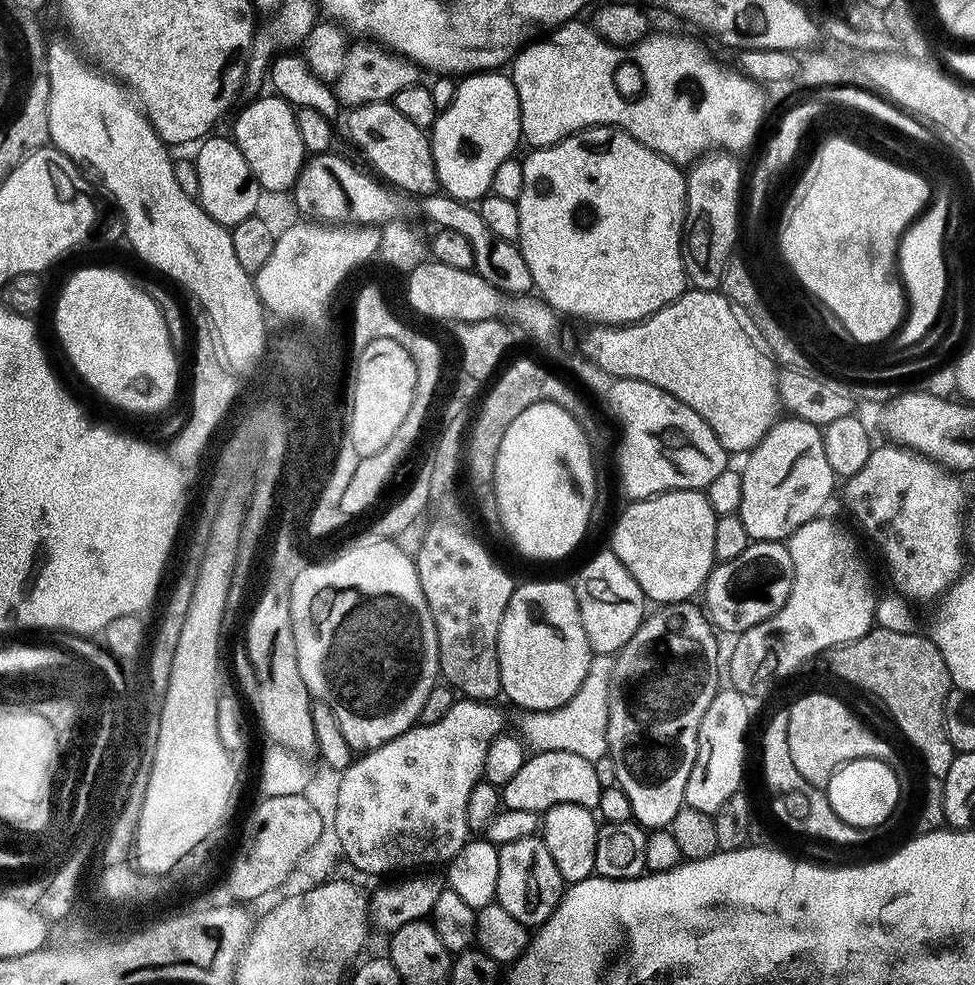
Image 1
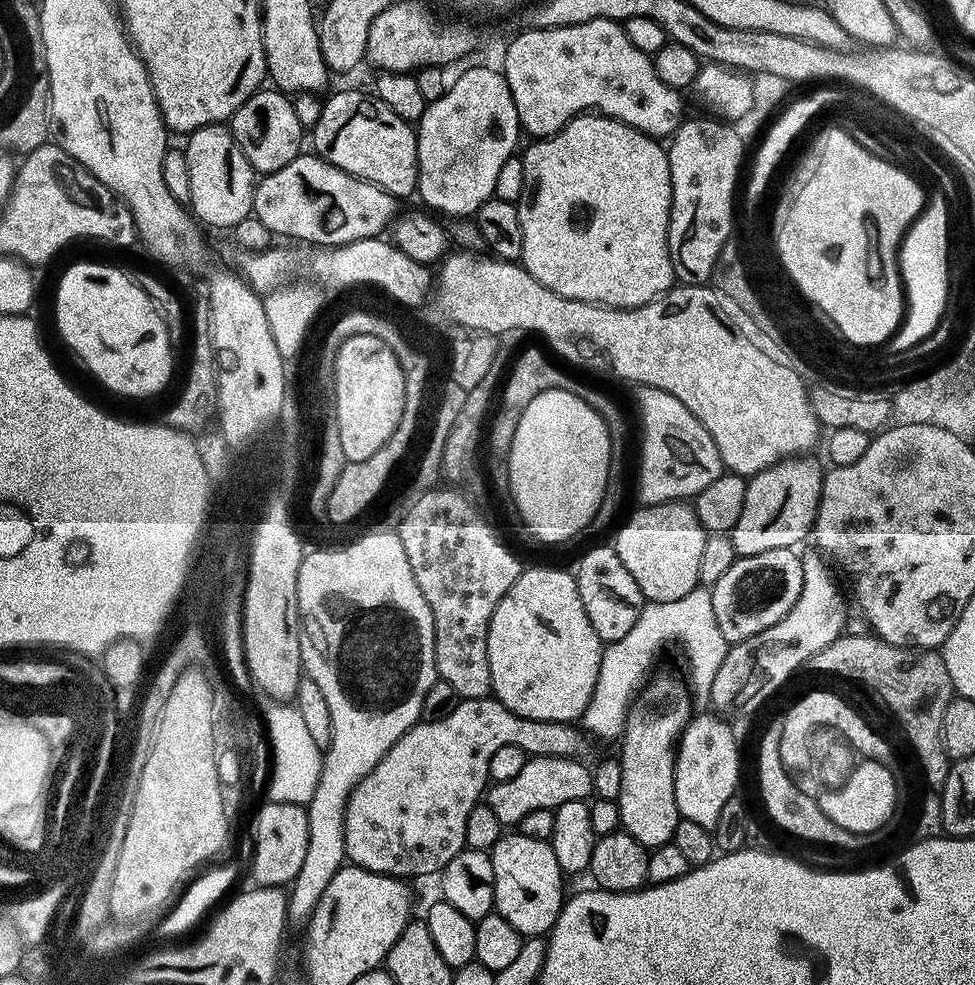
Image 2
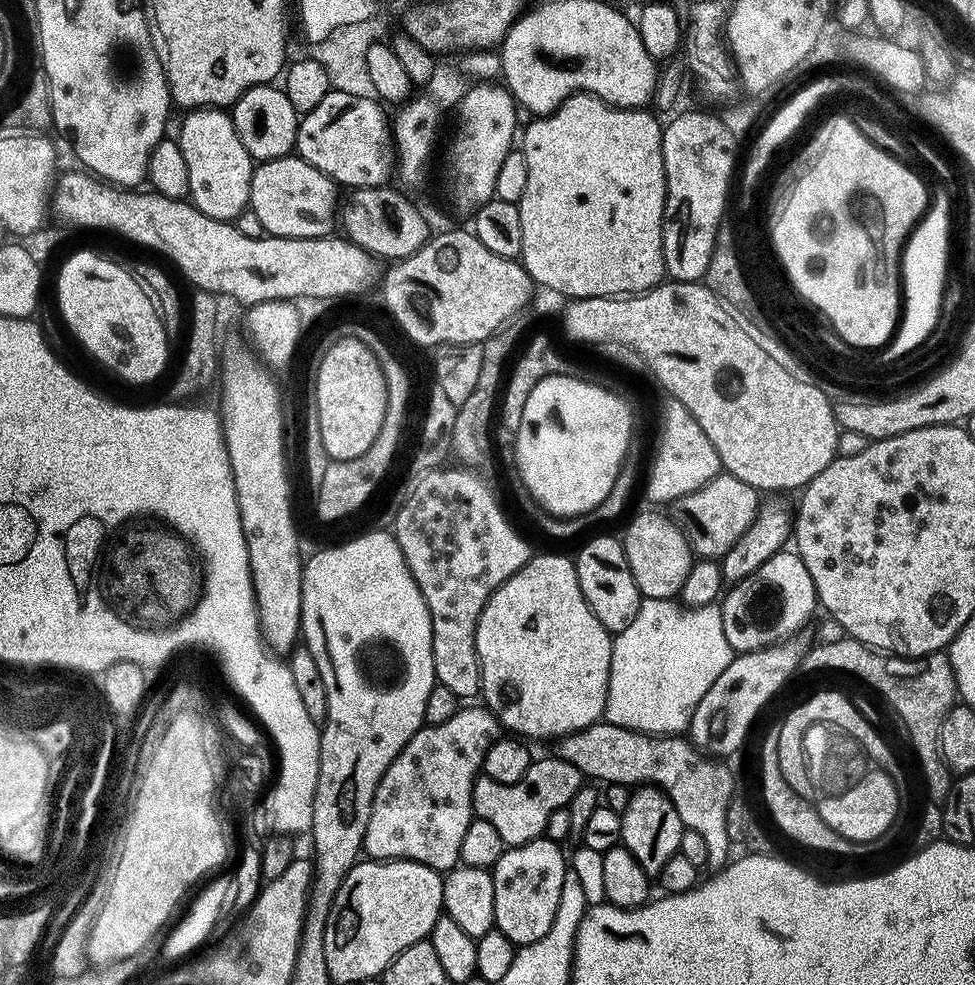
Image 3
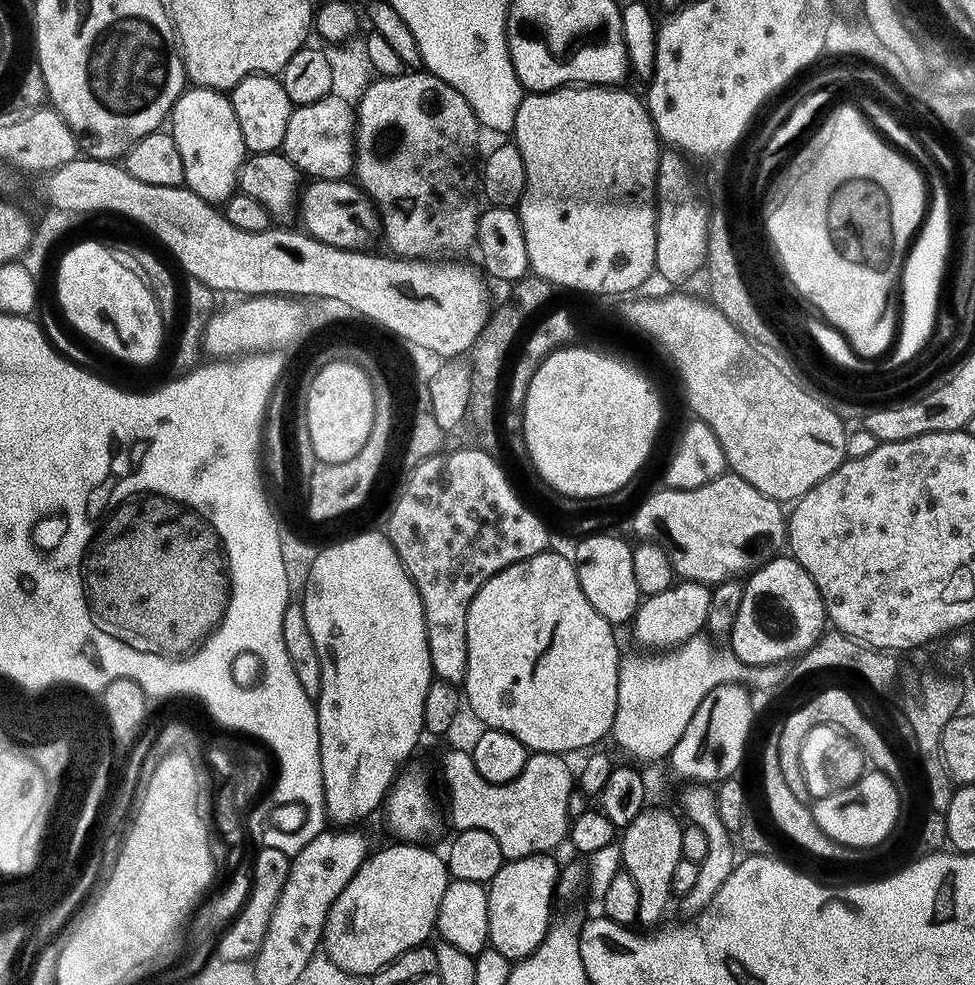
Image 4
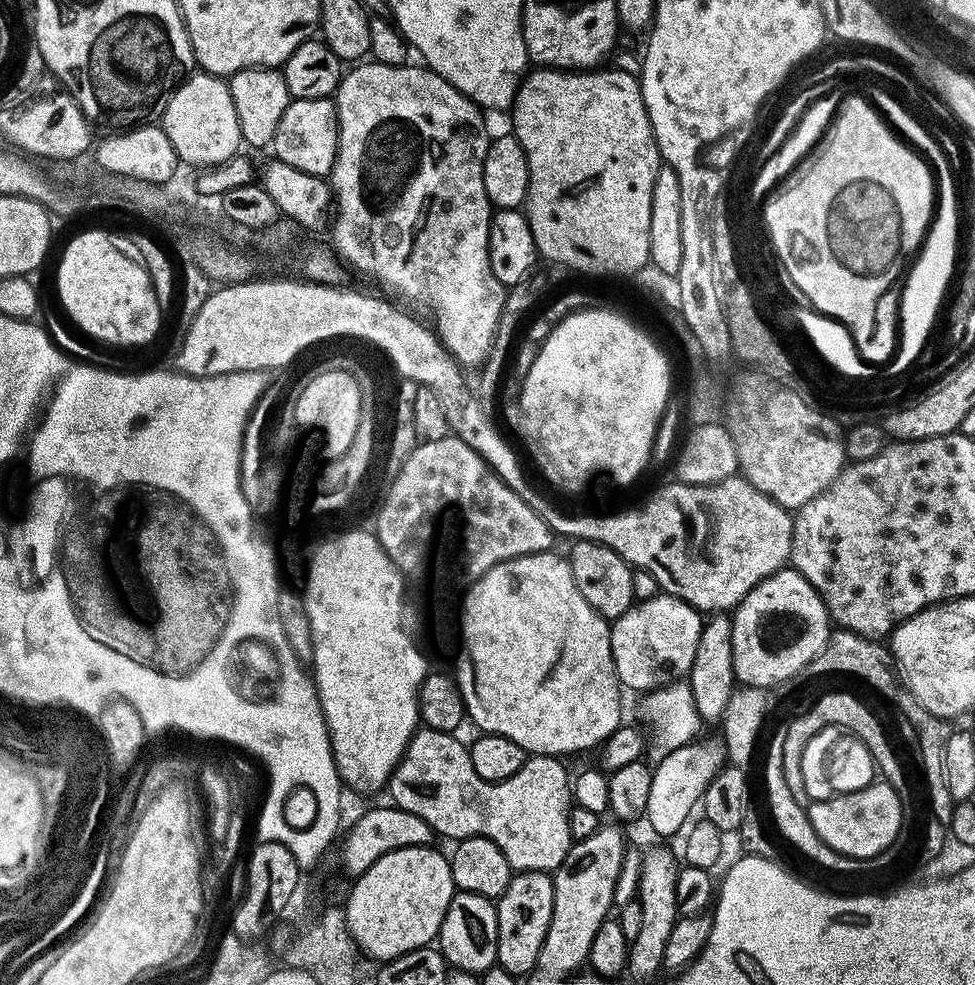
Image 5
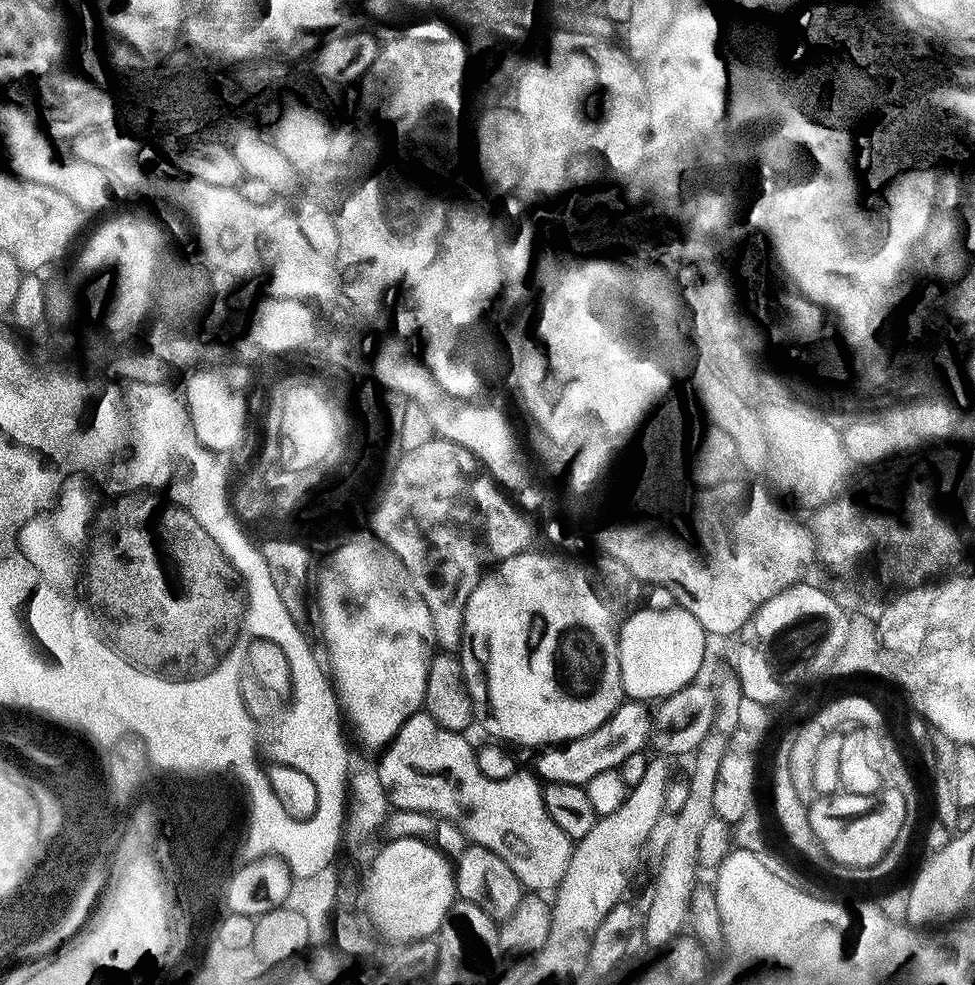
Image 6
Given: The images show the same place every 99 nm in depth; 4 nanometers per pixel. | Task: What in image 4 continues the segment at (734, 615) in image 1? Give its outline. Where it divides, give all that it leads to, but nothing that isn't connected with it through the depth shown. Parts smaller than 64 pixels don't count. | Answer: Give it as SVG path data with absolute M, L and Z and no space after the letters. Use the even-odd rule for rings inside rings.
M780 555L763 561L744 584L742 607L730 633L730 649L744 664L768 664L803 656L807 648L816 645L826 628L818 586L791 555Z

